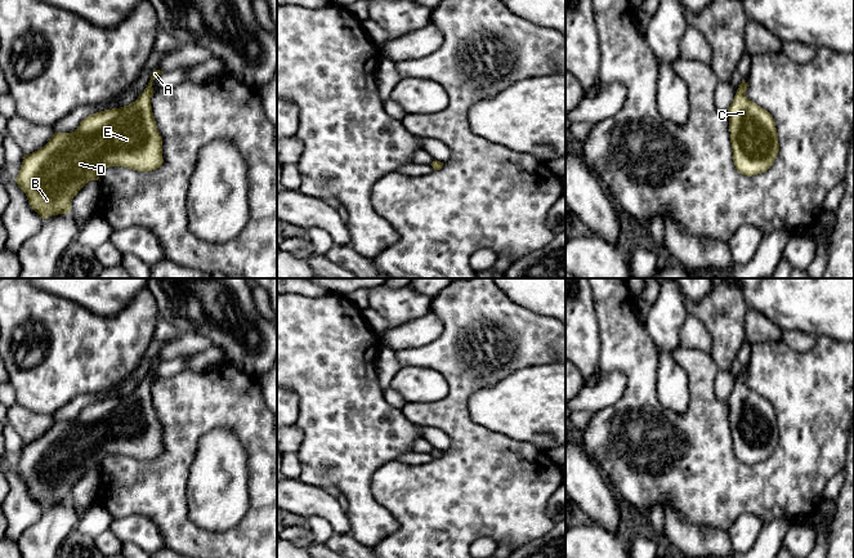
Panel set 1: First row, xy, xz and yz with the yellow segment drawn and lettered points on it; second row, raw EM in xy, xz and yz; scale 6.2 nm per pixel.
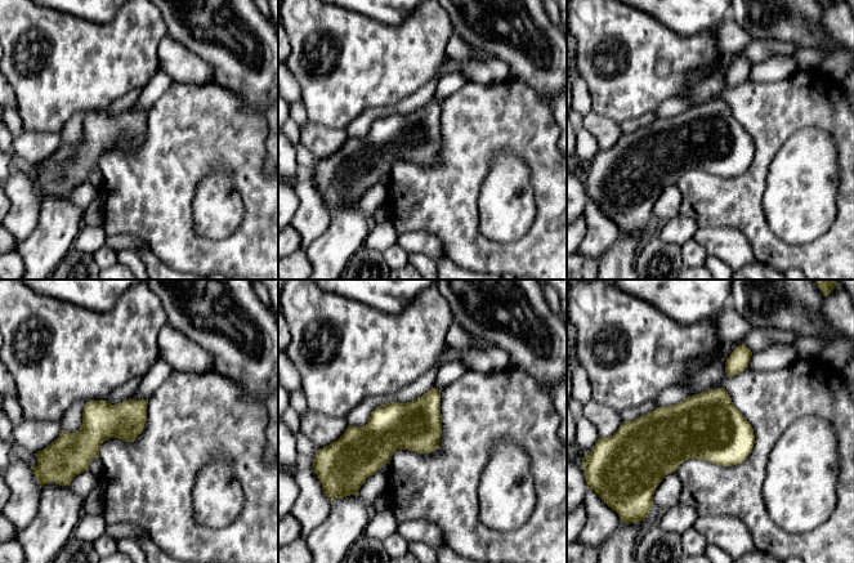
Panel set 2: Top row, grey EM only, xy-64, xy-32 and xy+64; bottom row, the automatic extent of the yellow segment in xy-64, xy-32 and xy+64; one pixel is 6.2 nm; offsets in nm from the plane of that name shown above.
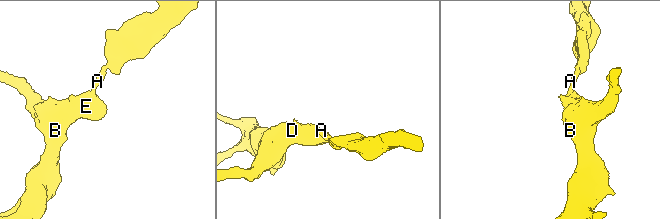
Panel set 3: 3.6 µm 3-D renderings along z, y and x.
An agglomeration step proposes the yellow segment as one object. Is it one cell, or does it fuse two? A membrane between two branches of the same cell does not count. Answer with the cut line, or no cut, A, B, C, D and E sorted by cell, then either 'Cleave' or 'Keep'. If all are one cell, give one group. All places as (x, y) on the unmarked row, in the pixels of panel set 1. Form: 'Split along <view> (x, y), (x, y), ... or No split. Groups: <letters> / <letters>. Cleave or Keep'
No split. Groups: A B C D E. Keep

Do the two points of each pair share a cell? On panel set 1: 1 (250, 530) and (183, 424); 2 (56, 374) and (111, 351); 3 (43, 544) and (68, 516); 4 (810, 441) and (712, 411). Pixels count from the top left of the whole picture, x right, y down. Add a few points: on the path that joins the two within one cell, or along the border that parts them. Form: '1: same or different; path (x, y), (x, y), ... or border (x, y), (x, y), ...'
1: same; path (263, 490), (263, 449), (233, 419), (223, 419)
2: same; path (70, 360), (76, 353), (97, 352)
3: same; path (47, 538), (62, 522)
4: same; path (778, 472), (740, 472), (712, 443)

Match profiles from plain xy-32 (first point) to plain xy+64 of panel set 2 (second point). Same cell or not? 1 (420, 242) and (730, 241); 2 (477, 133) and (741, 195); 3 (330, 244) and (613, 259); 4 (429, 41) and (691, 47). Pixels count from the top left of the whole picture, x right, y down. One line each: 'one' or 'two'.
1: one
2: one
3: one
4: one

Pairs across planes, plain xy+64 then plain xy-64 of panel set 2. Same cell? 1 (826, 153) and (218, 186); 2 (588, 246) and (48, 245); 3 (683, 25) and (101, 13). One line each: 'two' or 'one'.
1: one
2: two
3: one

